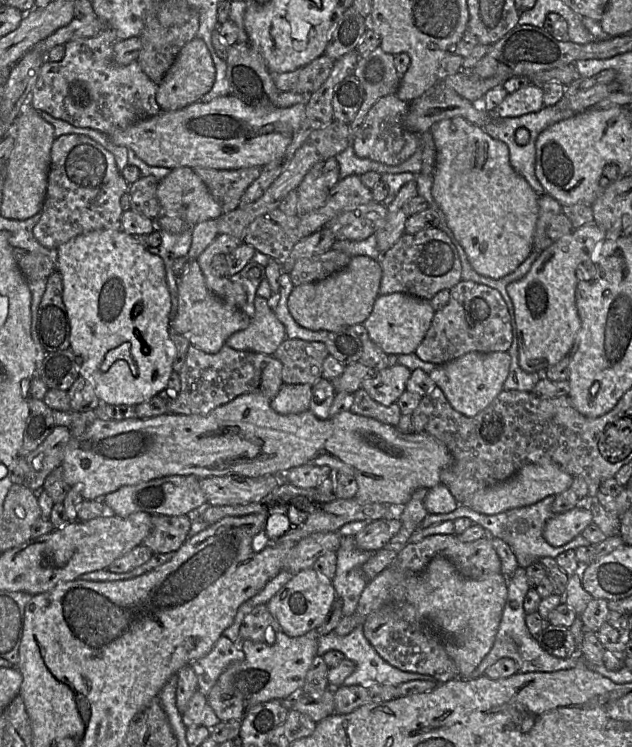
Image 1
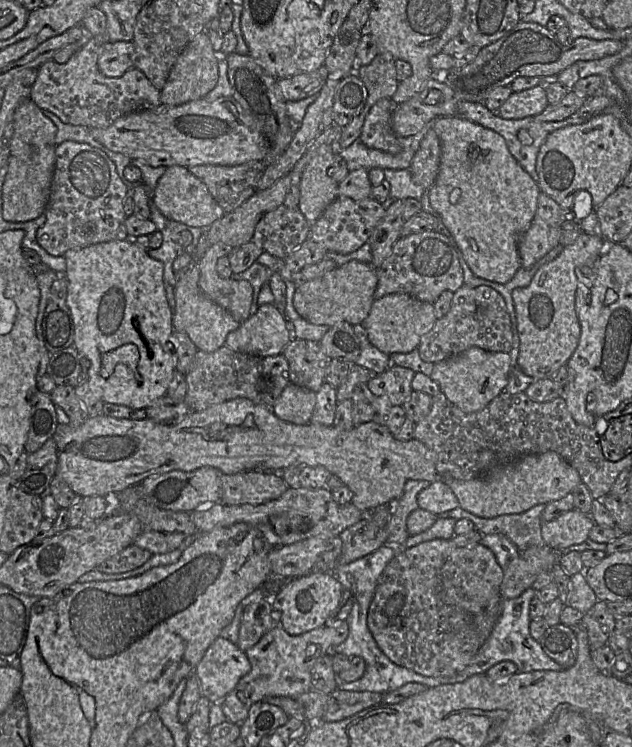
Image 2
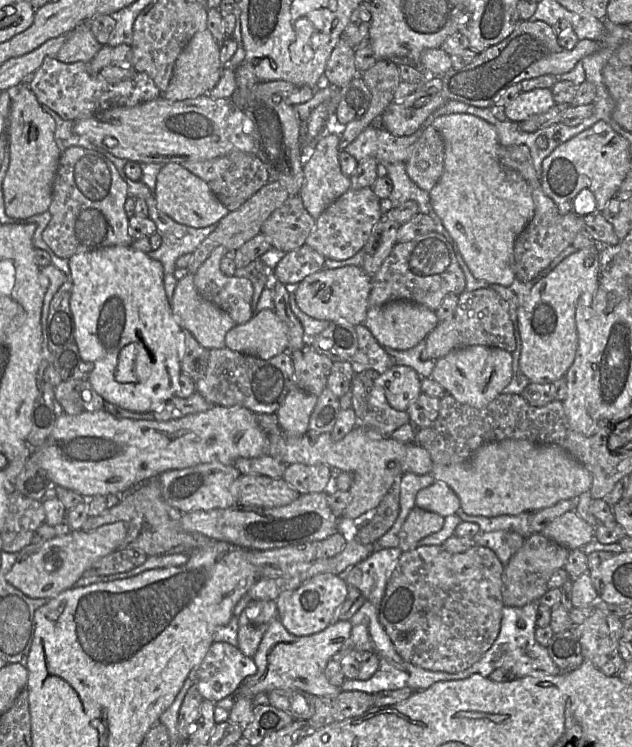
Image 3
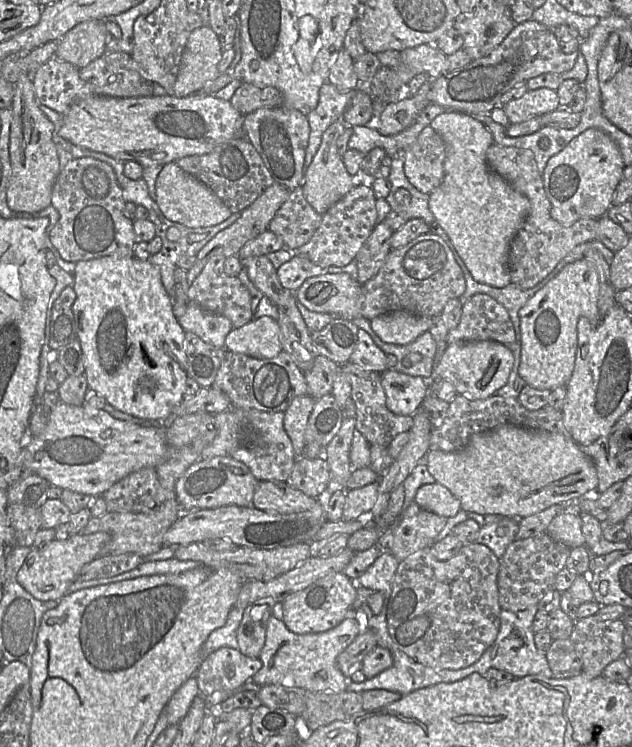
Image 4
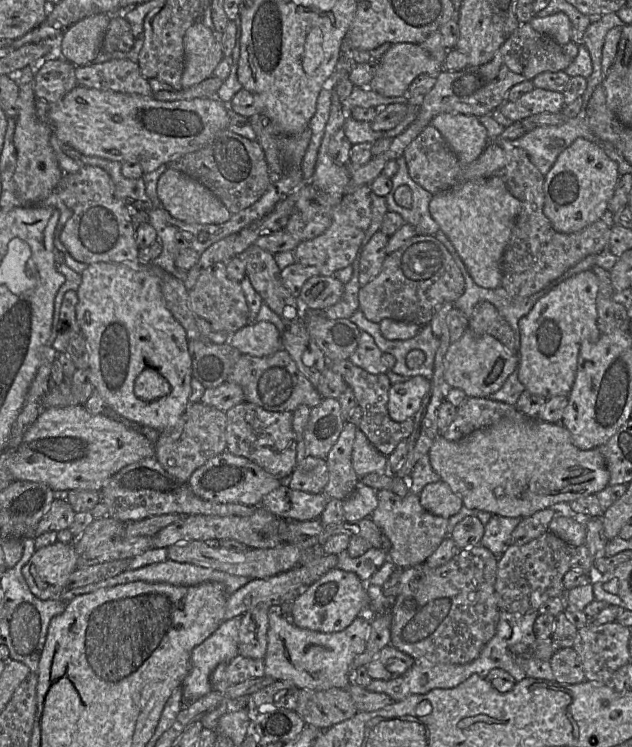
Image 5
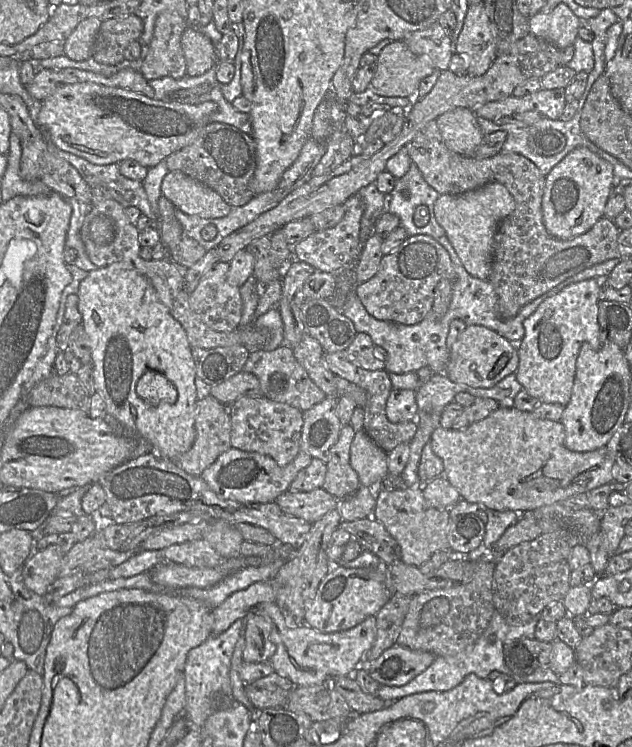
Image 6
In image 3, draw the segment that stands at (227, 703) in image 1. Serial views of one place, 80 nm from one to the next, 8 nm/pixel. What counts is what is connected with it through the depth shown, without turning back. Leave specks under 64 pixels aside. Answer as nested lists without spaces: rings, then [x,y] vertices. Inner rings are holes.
[[[279,618],[274,619],[266,630],[253,660],[257,672],[243,680],[232,694],[234,704],[228,721],[246,726],[253,721],[253,698],[261,692],[274,689],[295,689],[315,696],[335,696],[341,687],[334,686],[325,675],[329,660],[339,651],[350,647],[352,624],[350,620],[336,621],[321,632],[308,636],[295,636],[287,631]]]

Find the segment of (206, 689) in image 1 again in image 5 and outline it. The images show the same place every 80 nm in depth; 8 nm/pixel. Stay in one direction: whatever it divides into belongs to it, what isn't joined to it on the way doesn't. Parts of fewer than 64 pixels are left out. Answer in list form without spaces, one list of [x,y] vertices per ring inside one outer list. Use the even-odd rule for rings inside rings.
[[[239,654],[215,668],[210,675],[210,684],[214,691],[224,691],[230,686],[264,675],[264,660],[246,658]]]

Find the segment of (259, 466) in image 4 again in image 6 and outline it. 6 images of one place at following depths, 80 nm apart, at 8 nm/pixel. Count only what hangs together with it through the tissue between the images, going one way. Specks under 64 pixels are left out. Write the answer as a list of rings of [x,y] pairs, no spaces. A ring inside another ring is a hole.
[[[242,397],[227,406],[231,422],[231,447],[271,457],[280,467],[291,463],[300,451],[303,412],[265,398]]]

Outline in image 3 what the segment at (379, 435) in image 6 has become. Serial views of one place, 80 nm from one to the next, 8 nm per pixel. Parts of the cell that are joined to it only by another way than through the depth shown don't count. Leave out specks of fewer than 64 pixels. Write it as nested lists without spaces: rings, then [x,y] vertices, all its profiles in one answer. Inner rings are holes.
[[[357,371],[352,377],[355,427],[372,429],[388,438],[396,429],[410,423],[410,418],[406,411],[395,410],[389,405],[383,390],[374,384],[377,376],[373,371]]]

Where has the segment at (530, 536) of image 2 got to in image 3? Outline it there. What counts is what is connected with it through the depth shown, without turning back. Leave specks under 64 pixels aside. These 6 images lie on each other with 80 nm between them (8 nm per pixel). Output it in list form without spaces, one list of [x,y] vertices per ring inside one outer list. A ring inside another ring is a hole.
[[[461,508],[456,515],[463,521],[476,523],[481,532],[514,531],[524,538],[531,536],[530,516],[533,512],[523,512],[517,515],[500,515],[495,517],[473,516],[464,513]]]

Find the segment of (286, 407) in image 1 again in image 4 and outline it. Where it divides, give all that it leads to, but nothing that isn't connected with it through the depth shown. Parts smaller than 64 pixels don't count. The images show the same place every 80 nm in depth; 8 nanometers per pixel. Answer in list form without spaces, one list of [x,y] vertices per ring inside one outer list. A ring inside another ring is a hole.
[[[310,395],[296,397],[284,412],[284,429],[291,440],[296,459],[302,456],[305,447],[305,431],[315,401]]]

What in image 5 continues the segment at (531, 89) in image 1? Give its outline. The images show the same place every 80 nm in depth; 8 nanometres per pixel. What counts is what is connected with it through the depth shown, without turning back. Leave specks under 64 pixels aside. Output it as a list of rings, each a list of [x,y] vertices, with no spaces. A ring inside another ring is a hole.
[[[535,87],[515,101],[505,101],[497,109],[513,122],[520,122],[539,113],[560,113],[564,106],[562,92]]]

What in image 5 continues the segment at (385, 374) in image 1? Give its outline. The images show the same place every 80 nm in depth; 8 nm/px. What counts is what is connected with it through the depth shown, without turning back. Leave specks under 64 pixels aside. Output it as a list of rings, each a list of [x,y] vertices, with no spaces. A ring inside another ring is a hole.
[[[414,376],[389,388],[387,409],[390,418],[403,422],[414,417],[421,402],[430,390],[430,381],[423,376]]]

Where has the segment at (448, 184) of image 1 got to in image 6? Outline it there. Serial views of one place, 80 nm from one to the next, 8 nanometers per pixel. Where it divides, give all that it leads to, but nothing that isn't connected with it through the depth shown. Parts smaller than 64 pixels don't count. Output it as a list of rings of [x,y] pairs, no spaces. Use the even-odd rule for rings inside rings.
[[[457,107],[436,119],[447,148],[461,156],[473,157],[484,135],[472,110]],[[490,182],[462,194],[442,194],[435,201],[435,218],[470,275],[488,280],[492,268],[494,235],[499,223],[514,211],[515,206],[513,196],[498,182]]]

